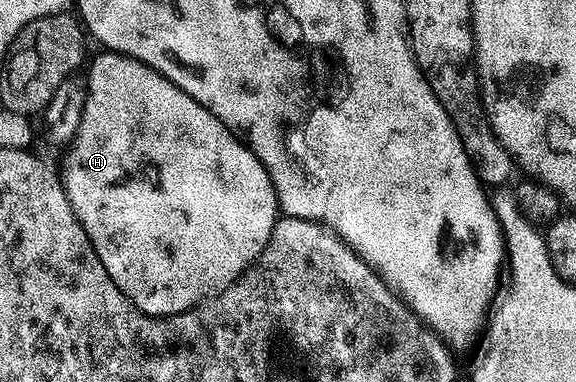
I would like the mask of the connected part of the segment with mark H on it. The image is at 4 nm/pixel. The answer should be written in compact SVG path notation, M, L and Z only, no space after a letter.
M109 50L99 54L103 55L90 60L91 76L86 76L85 79L85 109L81 113L81 123L77 125L74 137L66 144L67 156L63 159L63 171L61 167L63 188L69 197L69 205L77 221L81 221L97 257L101 257L105 273L109 273L113 285L117 285L117 289L121 289L121 293L125 293L125 297L129 297L133 305L137 305L137 309L147 315L176 315L182 311L190 311L198 303L212 299L214 295L219 295L229 285L236 283L239 276L265 249L275 228L275 220L281 215L271 178L244 140L234 131L230 131L211 110L193 101L193 97L189 97L189 93L185 93L173 81L169 81L139 59L116 55L114 51Z

